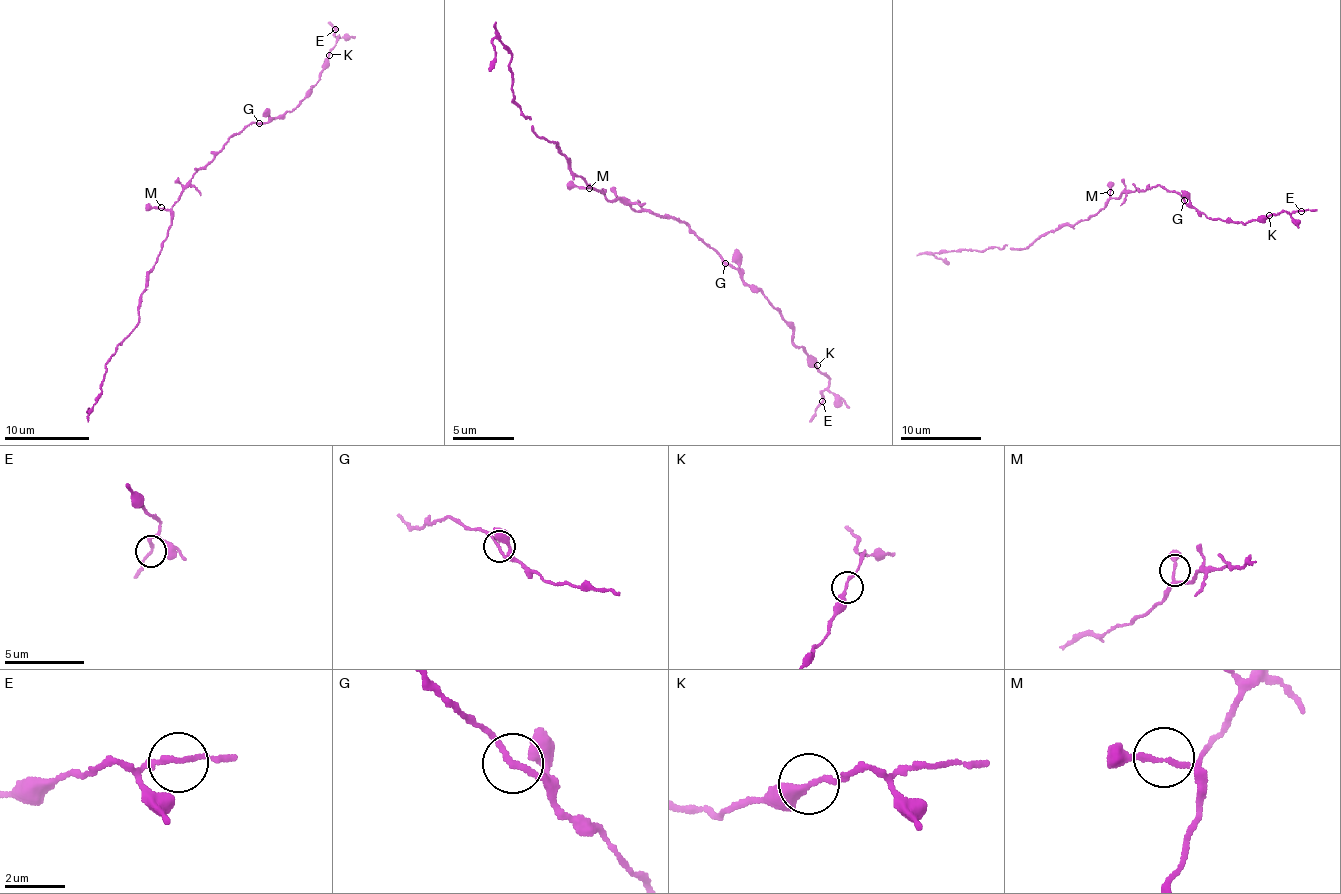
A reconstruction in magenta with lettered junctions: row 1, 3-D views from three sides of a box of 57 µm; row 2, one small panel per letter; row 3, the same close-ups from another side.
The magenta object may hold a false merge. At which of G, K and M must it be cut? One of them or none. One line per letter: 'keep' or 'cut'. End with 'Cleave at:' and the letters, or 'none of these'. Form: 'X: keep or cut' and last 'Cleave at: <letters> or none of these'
G: keep
K: keep
M: keep
Cleave at: none of these

